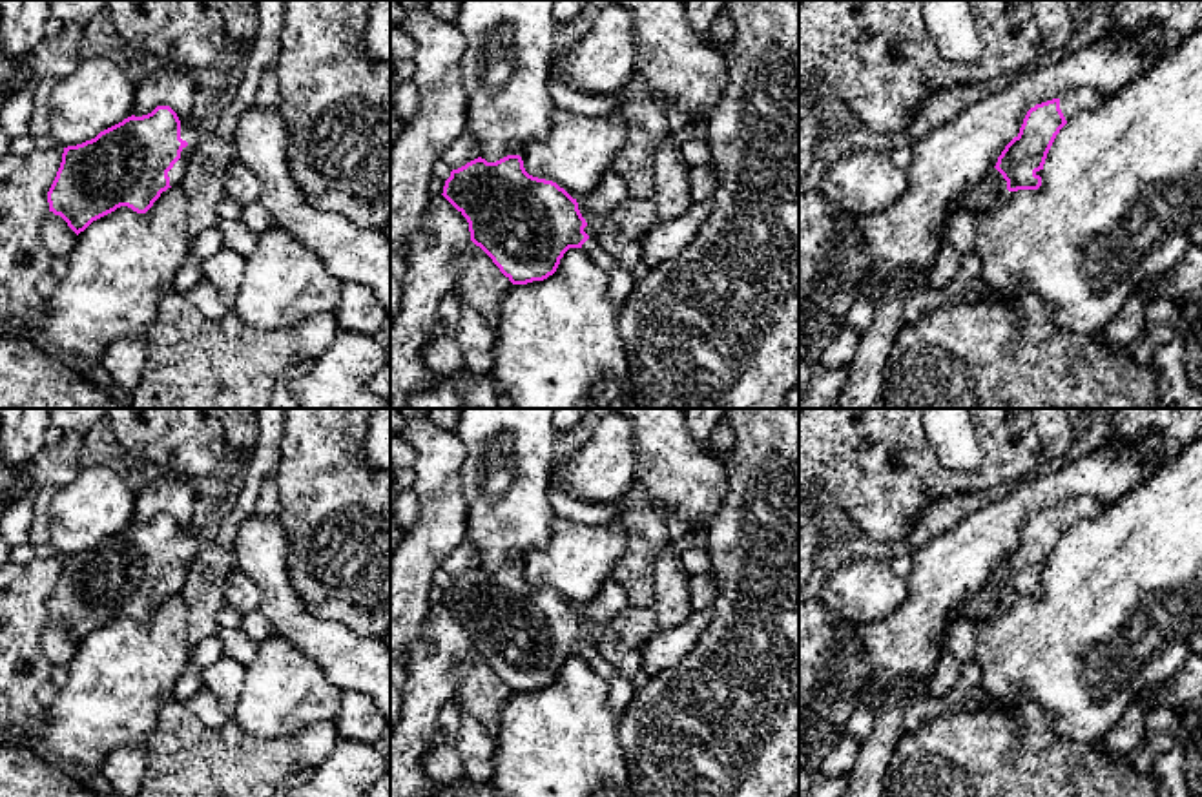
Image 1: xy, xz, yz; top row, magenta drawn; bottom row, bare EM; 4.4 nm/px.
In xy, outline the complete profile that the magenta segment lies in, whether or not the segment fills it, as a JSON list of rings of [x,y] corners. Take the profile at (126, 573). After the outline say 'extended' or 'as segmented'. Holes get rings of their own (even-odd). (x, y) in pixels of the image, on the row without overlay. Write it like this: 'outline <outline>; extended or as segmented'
outline [[[157,514],[142,525],[131,523],[91,549],[64,556],[60,576],[47,600],[49,620],[60,624],[77,644],[120,615],[146,622],[162,600],[181,593],[188,567],[201,547],[199,527],[181,531],[170,514]]]; extended

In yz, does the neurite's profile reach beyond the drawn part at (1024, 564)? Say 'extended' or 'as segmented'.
extended

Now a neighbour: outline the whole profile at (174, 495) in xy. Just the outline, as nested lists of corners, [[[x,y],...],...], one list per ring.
[[[168,476],[146,485],[135,494],[135,525],[151,522],[157,514],[170,514],[181,531],[193,525],[195,492],[188,480]]]

